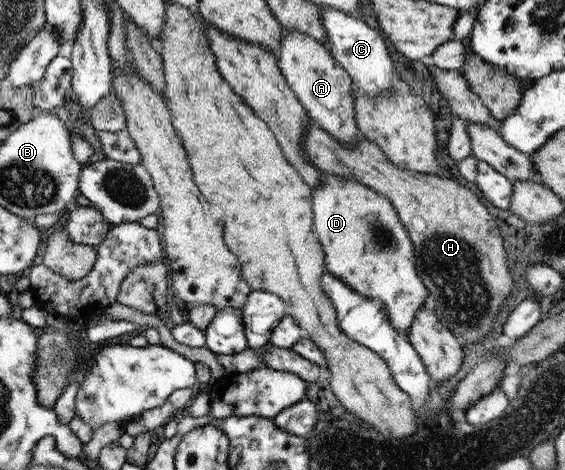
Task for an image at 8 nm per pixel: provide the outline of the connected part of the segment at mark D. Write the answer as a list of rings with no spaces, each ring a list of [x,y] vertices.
[[[323,173],[323,184],[313,190],[313,234],[324,248],[326,273],[340,278],[353,292],[366,299],[377,299],[384,304],[388,320],[394,330],[408,335],[416,314],[428,304],[428,290],[418,276],[414,247],[407,229],[399,220],[396,209],[380,194],[349,179]]]

